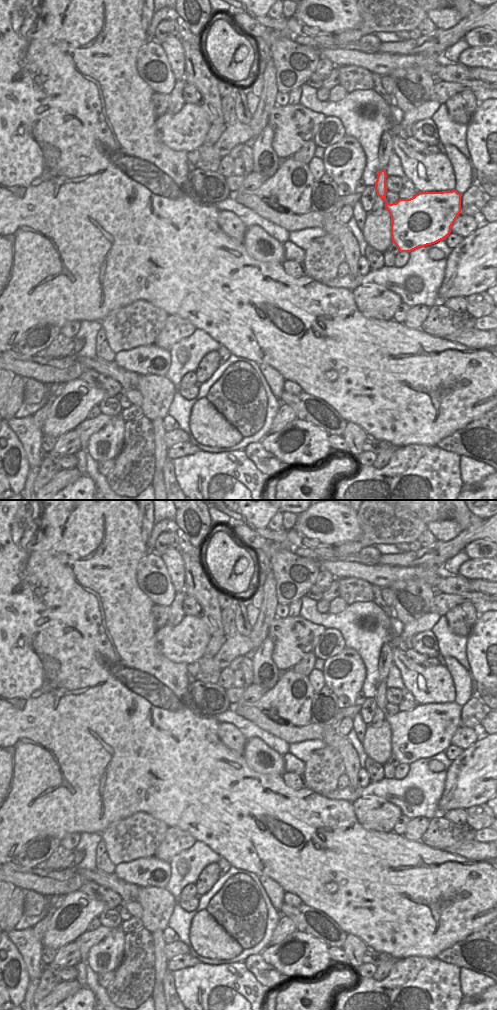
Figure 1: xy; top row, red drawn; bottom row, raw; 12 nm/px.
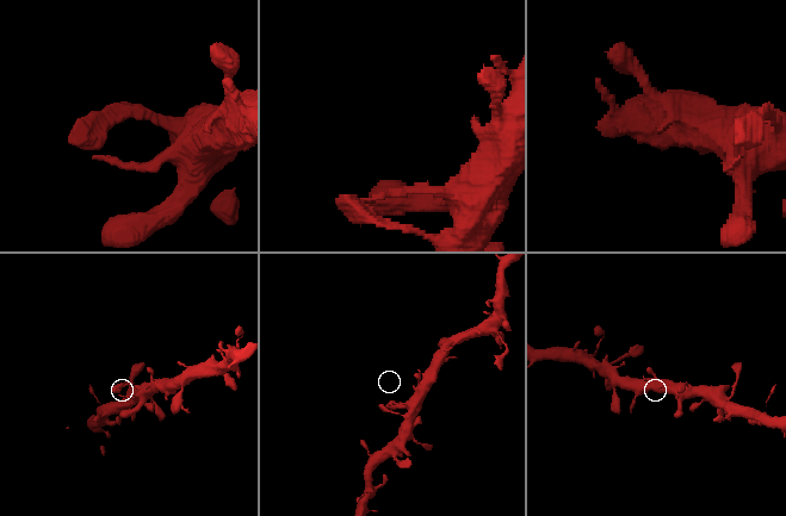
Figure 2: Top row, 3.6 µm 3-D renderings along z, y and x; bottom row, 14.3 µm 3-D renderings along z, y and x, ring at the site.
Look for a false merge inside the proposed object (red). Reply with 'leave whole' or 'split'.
leave whole

